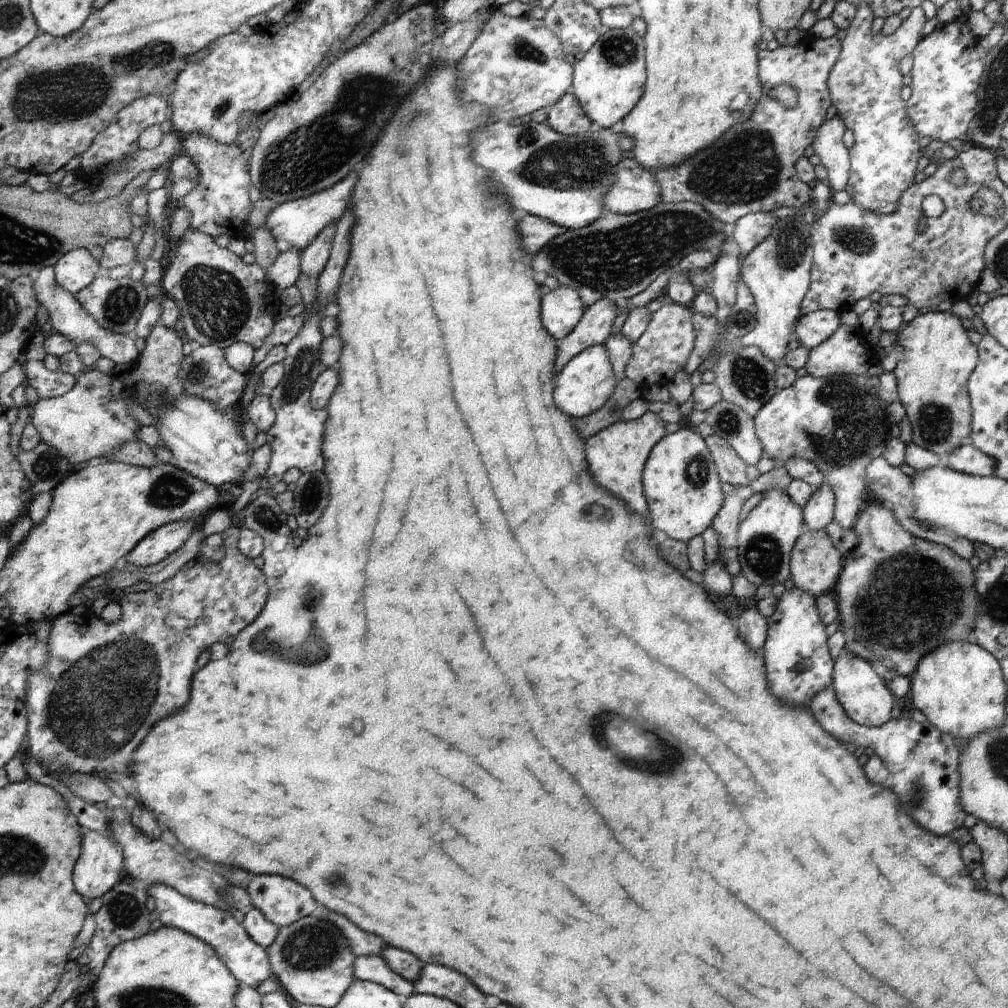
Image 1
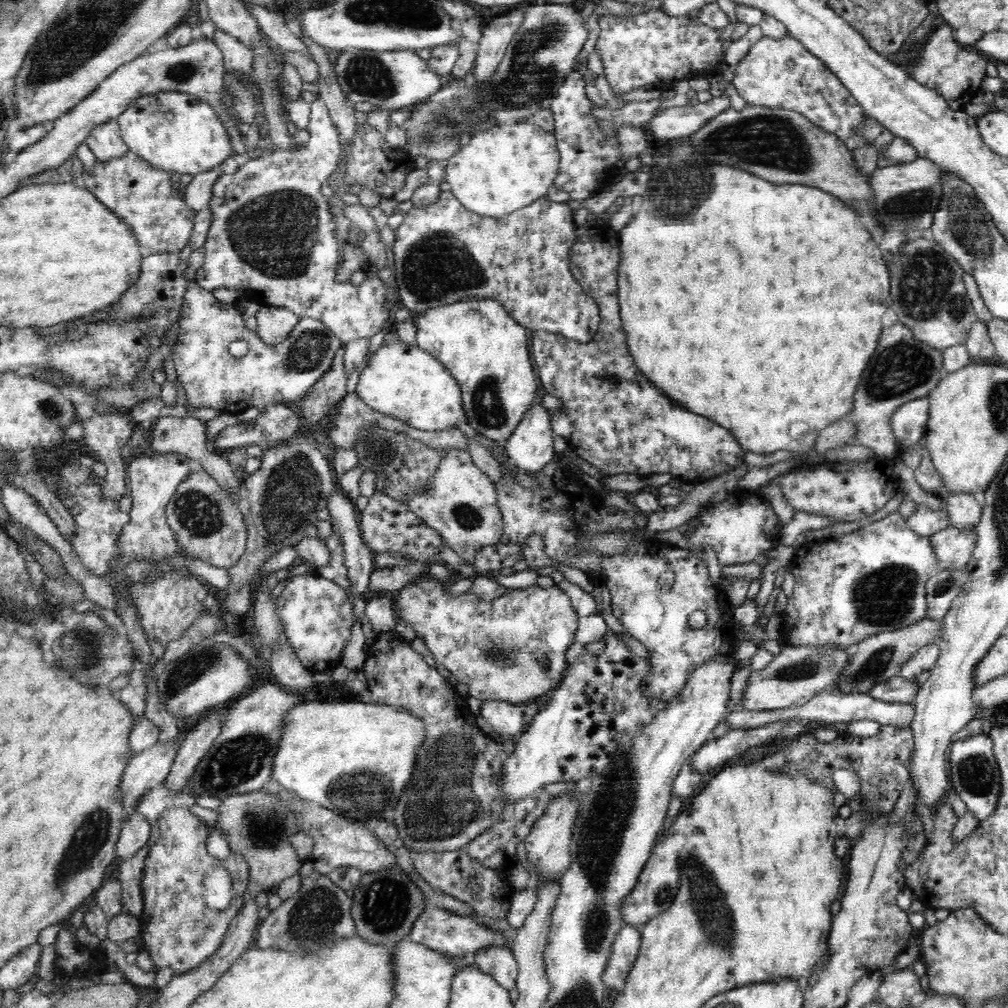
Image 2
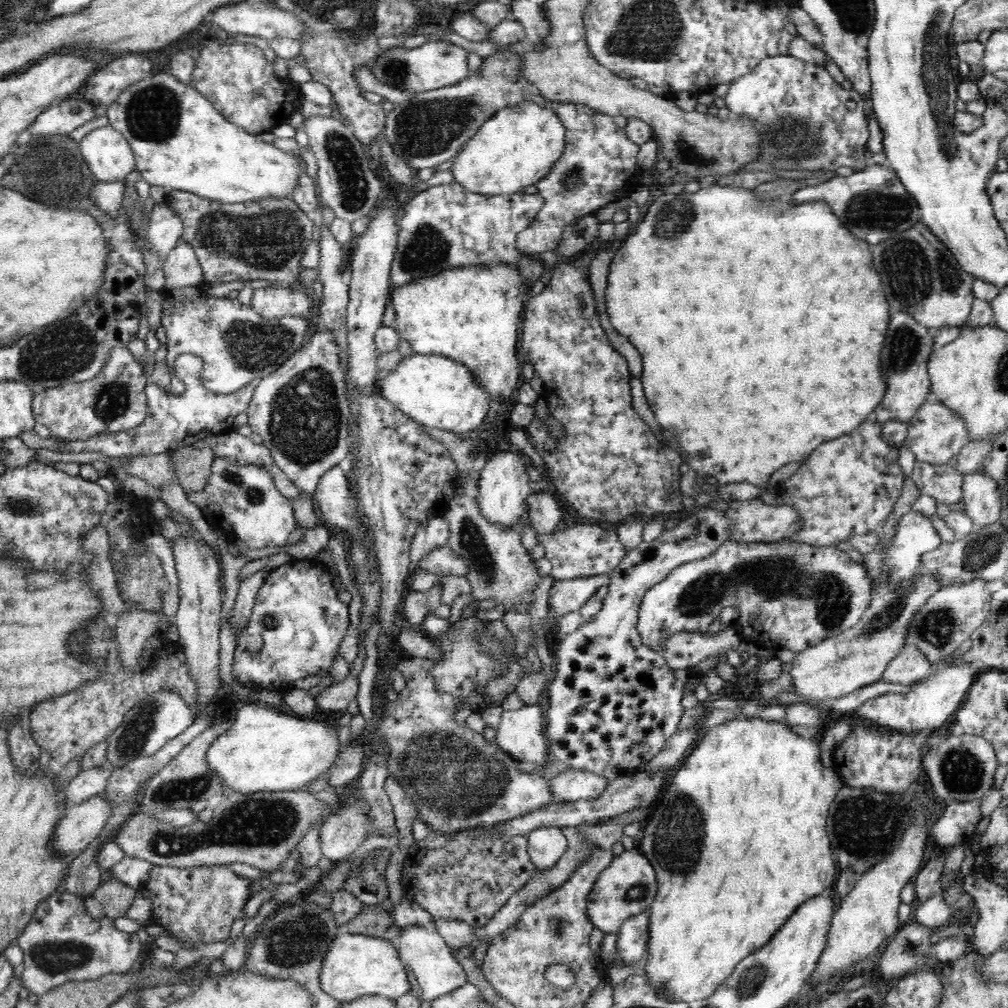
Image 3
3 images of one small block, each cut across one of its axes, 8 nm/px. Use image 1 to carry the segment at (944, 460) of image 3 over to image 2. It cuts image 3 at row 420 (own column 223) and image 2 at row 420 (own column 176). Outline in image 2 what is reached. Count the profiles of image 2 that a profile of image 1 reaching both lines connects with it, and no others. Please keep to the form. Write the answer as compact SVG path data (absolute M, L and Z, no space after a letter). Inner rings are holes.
M914 398L900 404L890 416L890 428L898 440L898 450L904 454L908 446L924 442L930 418L930 398Z

